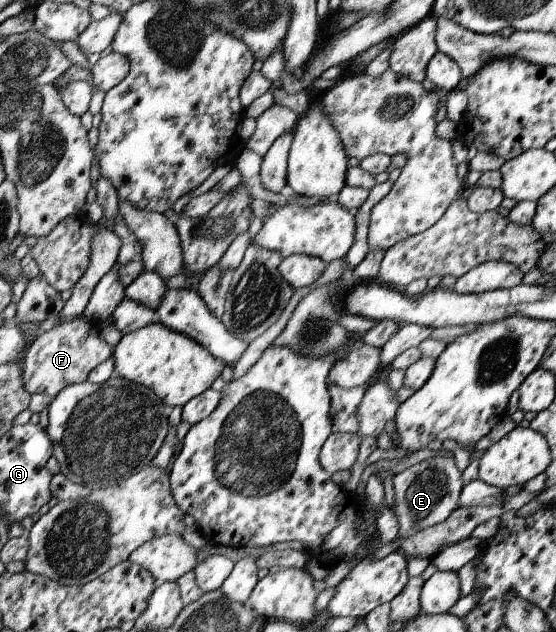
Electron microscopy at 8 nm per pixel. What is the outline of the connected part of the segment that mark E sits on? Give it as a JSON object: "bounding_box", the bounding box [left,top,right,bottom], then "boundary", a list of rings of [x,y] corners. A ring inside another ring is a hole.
{"bounding_box":[393,456,465,538],"boundary":[[[436,456],[434,459],[421,461],[393,477],[394,494],[393,514],[397,516],[399,530],[397,538],[409,538],[445,522],[453,510],[461,507],[459,495],[465,486],[462,472],[457,469],[453,457]]]}

